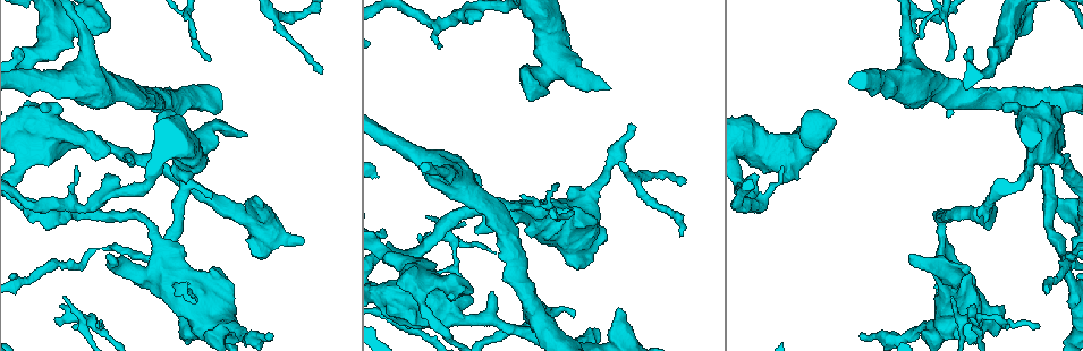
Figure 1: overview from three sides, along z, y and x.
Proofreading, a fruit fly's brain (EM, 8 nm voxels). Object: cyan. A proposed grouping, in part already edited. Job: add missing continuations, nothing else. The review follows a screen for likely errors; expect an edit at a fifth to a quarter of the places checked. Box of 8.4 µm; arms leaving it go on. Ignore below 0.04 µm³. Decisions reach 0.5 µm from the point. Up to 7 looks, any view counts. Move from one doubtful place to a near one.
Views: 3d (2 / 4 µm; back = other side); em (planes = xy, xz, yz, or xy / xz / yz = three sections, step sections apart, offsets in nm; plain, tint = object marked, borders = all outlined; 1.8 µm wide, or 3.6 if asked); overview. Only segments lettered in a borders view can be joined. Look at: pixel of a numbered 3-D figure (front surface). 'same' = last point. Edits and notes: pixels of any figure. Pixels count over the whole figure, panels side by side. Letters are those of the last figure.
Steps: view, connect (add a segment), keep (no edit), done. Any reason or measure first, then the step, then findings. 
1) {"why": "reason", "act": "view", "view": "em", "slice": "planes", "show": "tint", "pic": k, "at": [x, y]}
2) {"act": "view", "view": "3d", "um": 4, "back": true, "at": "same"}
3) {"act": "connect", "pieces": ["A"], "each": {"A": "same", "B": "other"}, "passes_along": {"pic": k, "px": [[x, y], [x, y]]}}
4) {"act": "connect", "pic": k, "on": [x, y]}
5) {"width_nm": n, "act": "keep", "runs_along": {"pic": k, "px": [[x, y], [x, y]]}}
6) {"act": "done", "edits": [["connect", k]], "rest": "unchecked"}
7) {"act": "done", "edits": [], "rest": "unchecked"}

{"why": "branch stops here", "act": "view", "view": "3d", "um": 4, "pic": 1, "at": [382, 237]}

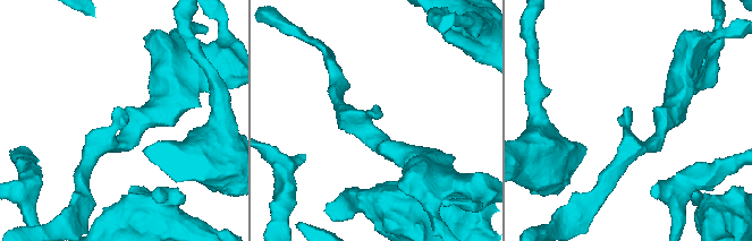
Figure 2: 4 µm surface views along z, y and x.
{"why": "now the EM", "act": "view", "view": "em", "slice": "xz", "step": 16, "show": "borders", "pic": 2, "at": [628, 107]}

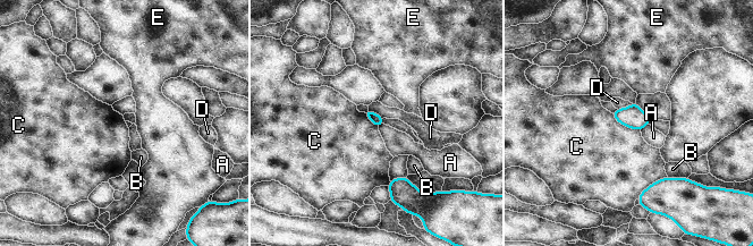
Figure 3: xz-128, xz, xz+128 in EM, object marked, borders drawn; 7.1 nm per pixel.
{"act": "keep", "each": {"A": "other", "B": "other", "C": "other", "D": "other", "E": "other"}, "border": {"pic": 3, "px": [[648, 124], [641, 130]]}, "found": "none of them fits"}

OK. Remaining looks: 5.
{"why": "free end", "act": "view", "view": "em", "slice": "planes", "show": "borders", "pic": 1, "at": [246, 135]}

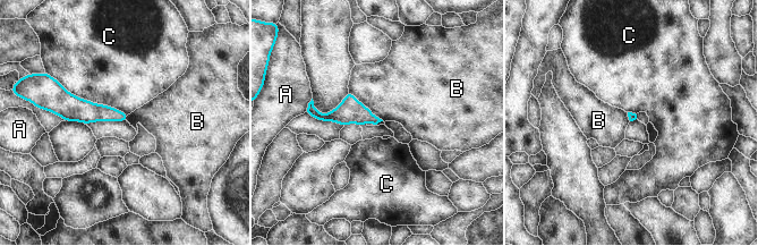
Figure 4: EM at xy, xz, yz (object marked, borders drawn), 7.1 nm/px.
{"act": "keep", "each": {"A": "other", "B": "other", "C": "other"}, "runs_along": {"pic": 4, "px": [[57, 107], [125, 117]]}, "found": "none of them fits"}

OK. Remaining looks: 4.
{"why": "branch stops here", "act": "view", "view": "3d", "um": 4, "pic": 1, "at": [210, 192]}

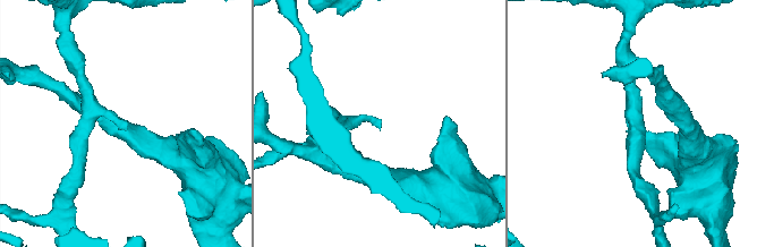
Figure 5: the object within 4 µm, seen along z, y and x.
{"act": "view", "view": "em", "slice": "planes", "show": "borders", "pic": 5, "at": [125, 122]}

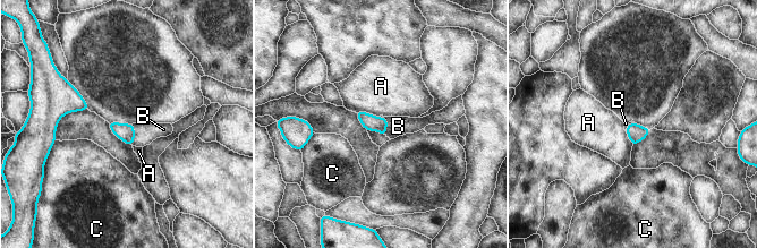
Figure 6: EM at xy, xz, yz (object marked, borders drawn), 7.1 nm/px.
{"act": "connect", "pieces": ["B"], "each": {"A": "other", "B": "same", "C": "other"}, "found": "the cell continues"}

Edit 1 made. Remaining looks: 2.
{"act": "done", "edits": [["connect", 6]], "rest": "unchecked"}

